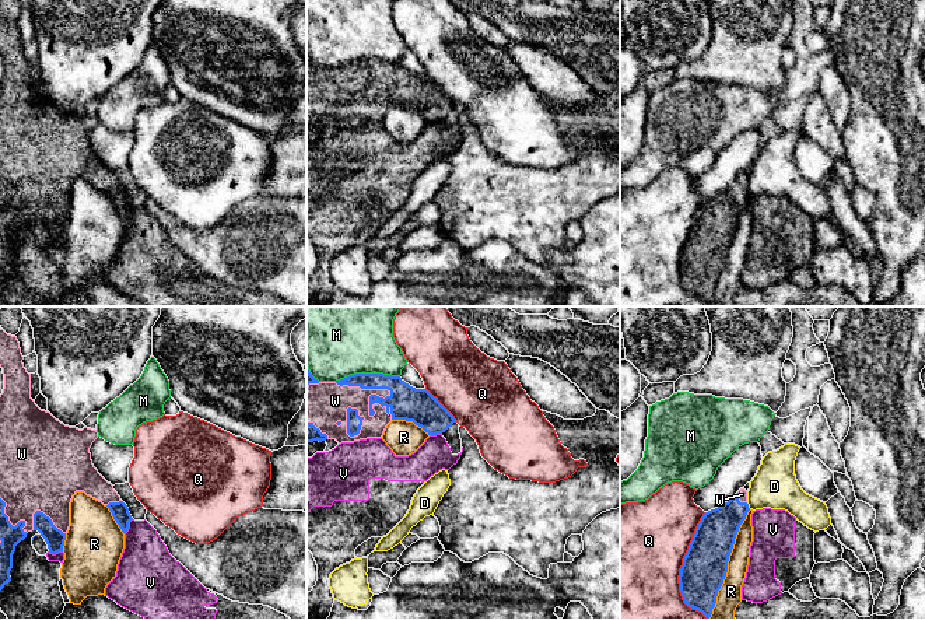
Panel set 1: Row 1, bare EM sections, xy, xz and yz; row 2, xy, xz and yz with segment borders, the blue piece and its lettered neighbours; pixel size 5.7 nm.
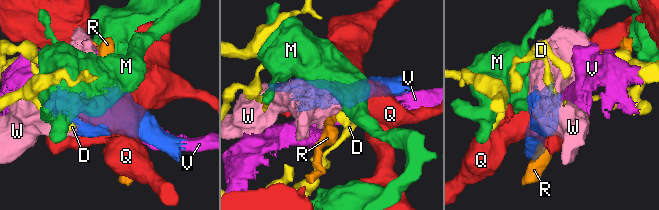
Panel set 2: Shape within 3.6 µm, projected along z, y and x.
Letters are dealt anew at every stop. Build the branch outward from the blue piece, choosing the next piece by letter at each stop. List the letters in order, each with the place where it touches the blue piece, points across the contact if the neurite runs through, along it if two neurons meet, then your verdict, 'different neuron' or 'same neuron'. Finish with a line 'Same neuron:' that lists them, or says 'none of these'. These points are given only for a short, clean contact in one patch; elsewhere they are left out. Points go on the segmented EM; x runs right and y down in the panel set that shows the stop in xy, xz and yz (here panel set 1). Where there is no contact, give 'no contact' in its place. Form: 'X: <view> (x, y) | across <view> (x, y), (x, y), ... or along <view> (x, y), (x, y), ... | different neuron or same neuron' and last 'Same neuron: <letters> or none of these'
D: yz (747, 505) | along yz (746, 503), (750, 508) | different neuron
M: xz (367, 374) | different neuron
Q: yz (680, 570) | different neuron
R: yz (726, 564) | different neuron
V: xy (128, 526) | different neuron
W: xz (391, 392) | same neuron
Same neuron: W

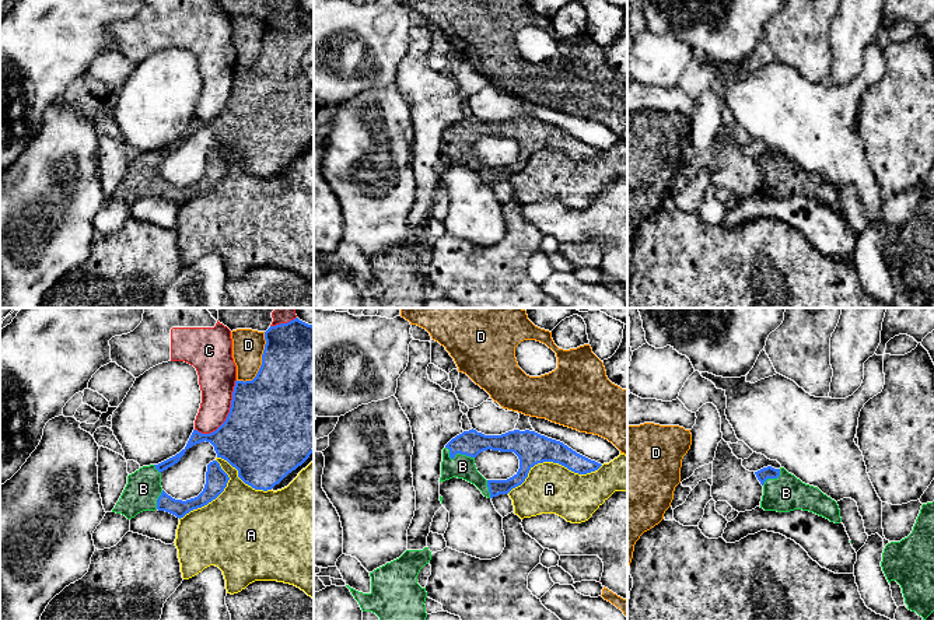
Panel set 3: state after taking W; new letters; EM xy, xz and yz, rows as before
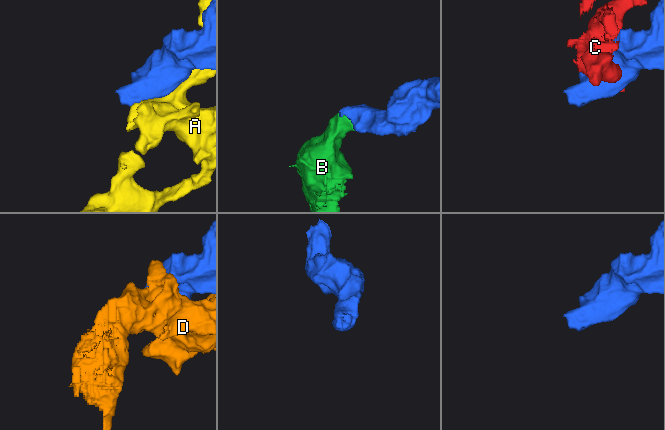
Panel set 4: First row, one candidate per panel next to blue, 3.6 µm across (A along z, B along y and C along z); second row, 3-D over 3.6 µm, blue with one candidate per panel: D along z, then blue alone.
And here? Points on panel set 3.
A: xy (220, 468) | different neuron
B: xz (457, 452) | across xz (471, 442), (457, 452), (462, 466) | same neuron
C: xy (228, 414) | different neuron
D: xy (262, 363) | different neuron
Same neuron: B

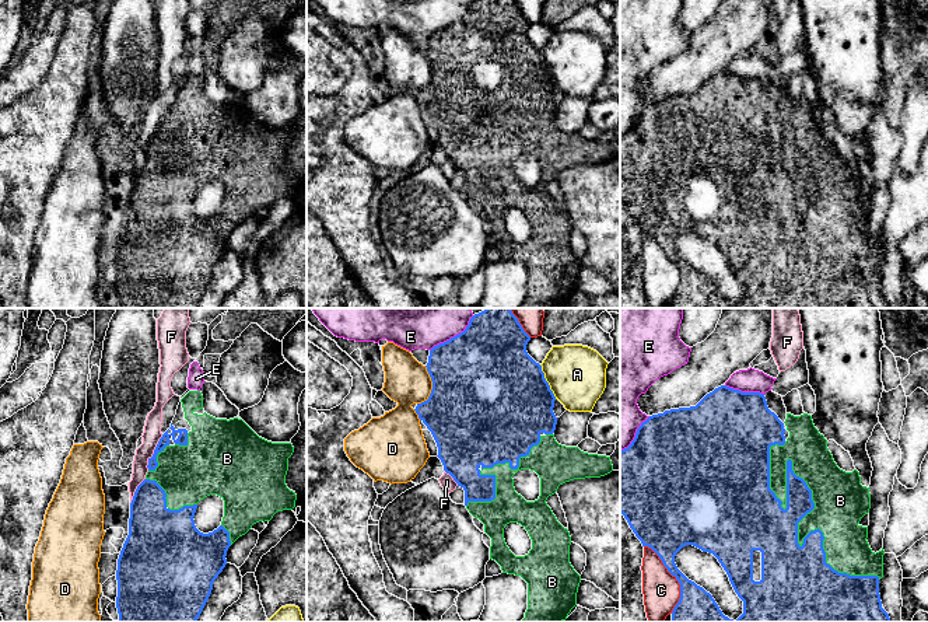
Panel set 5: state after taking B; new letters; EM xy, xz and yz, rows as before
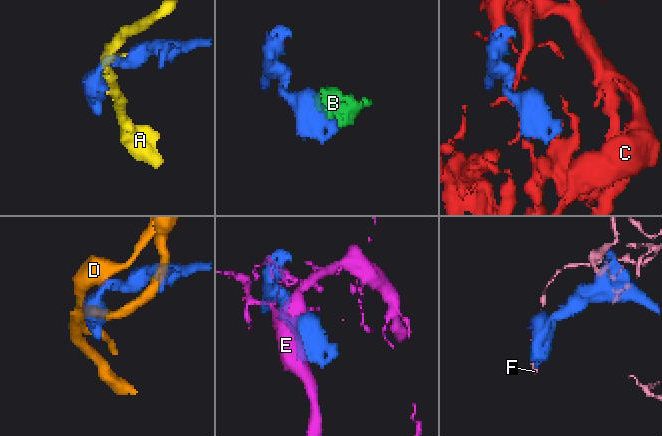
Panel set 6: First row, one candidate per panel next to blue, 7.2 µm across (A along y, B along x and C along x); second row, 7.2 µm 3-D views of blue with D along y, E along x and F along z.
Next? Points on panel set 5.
A: xz (546, 381) | different neuron
B: yz (811, 498) | same neuron
C: yz (675, 576) | different neuron
D: xz (433, 387) | different neuron
E: xz (454, 336) | different neuron
F: xy (154, 453) | different neuron
Same neuron: B

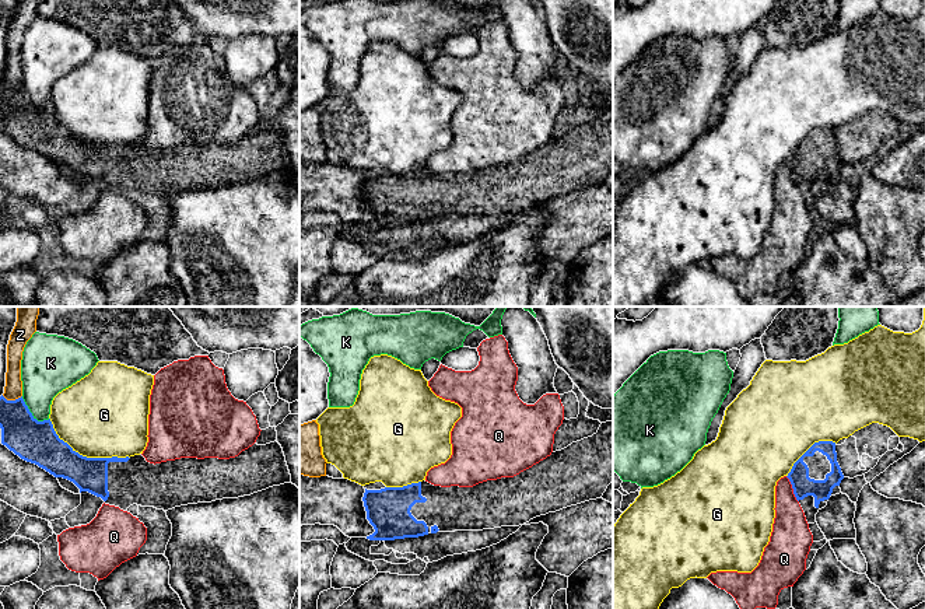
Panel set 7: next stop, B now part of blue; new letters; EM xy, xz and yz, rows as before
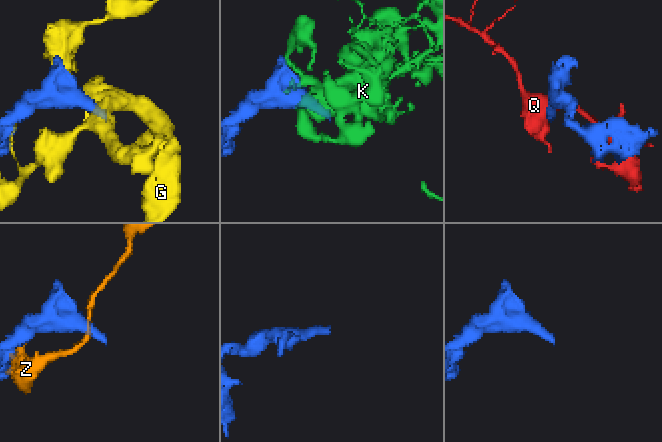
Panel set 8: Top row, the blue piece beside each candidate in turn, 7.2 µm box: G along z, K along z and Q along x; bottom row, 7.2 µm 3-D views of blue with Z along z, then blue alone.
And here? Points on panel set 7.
G: xy (84, 457) | different neuron
K: xy (31, 415) | along xy (21, 396), (28, 410), (38, 420), (49, 419) | different neuron
Q: yz (792, 487) | along yz (785, 476), (798, 501) | different neuron
Z: xy (11, 401) | along xy (2, 395), (7, 399), (21, 396) | different neuron
Same neuron: none of these

